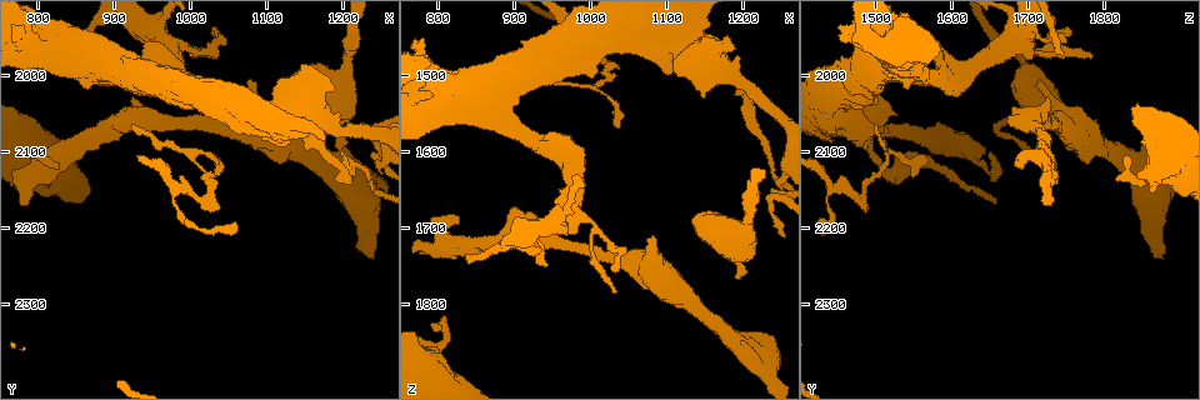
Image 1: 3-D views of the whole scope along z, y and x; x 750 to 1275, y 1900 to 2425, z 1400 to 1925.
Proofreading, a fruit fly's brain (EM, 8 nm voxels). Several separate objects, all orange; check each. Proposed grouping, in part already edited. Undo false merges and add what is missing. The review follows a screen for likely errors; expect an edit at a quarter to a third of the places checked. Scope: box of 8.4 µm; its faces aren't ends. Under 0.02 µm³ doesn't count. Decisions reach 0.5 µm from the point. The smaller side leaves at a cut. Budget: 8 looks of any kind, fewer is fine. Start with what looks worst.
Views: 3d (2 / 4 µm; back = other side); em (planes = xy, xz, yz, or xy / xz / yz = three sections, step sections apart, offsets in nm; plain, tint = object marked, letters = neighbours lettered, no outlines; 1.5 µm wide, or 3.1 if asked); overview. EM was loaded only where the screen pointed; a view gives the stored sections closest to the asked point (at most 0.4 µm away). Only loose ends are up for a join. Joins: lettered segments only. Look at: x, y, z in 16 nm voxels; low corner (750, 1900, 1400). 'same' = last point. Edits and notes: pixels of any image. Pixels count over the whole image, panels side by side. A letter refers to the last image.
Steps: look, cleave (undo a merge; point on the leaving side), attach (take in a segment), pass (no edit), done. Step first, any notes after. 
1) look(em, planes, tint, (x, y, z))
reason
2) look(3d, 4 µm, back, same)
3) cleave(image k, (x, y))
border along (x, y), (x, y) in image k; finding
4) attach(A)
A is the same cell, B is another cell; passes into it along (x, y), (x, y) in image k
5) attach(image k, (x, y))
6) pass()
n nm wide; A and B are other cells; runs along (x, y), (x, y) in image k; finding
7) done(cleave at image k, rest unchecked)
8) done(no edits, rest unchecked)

look(3d, 2 µm, (1070, 2005, 1715))
branch stops here

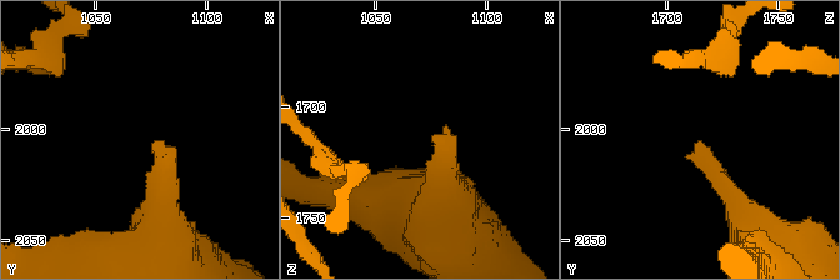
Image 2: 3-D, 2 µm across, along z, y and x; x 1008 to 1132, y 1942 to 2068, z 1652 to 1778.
look(em, planes, letters, (1076, 2006, 1714))

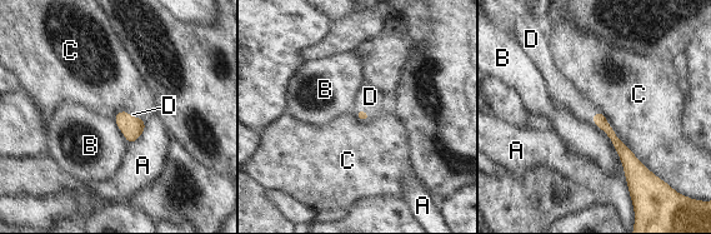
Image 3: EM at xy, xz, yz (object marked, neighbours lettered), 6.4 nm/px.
attach(image 3, (370, 96))
D is the same cell, A, B and C are other cells; passes into it along (361, 115), (364, 111), (370, 96) in image 3; the neuron continues

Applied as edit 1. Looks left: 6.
look(em, planes, letters, (1195, 2095, 1765))

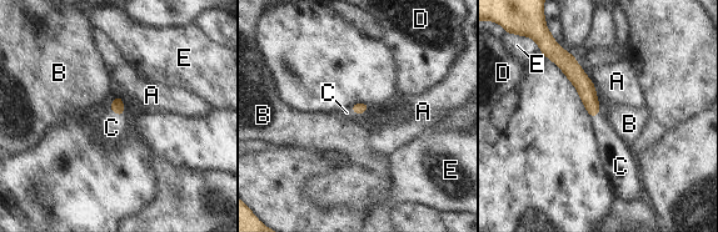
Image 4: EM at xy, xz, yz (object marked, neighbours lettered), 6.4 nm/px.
attach(image 4, (111, 127))
C touches over 130 nm; C is the same cell, A, B, D and E are other cells; the neuron continues

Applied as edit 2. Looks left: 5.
look(overview)
redraw

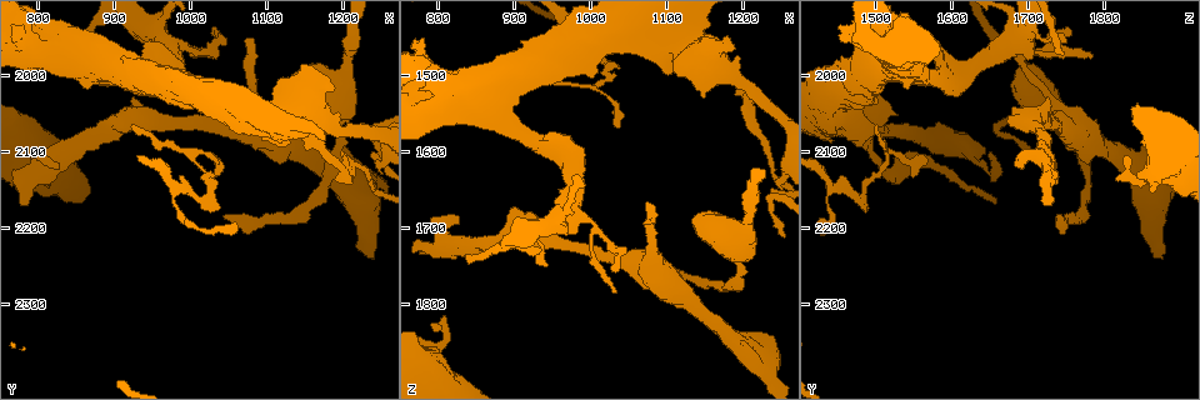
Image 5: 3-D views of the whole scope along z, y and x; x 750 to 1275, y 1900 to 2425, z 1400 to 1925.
look(em, planes, letters, (1010, 2035, 1495))
free end

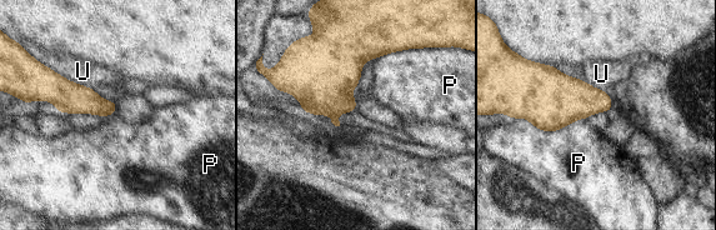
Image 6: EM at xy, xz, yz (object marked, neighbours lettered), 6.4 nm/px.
pass()
P and U are other cells; border along (514, 118), (542, 130), (586, 119) in image 6; none of them fits

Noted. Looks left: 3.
done(attach at image 3, attach at image 4, rest unchecked)

